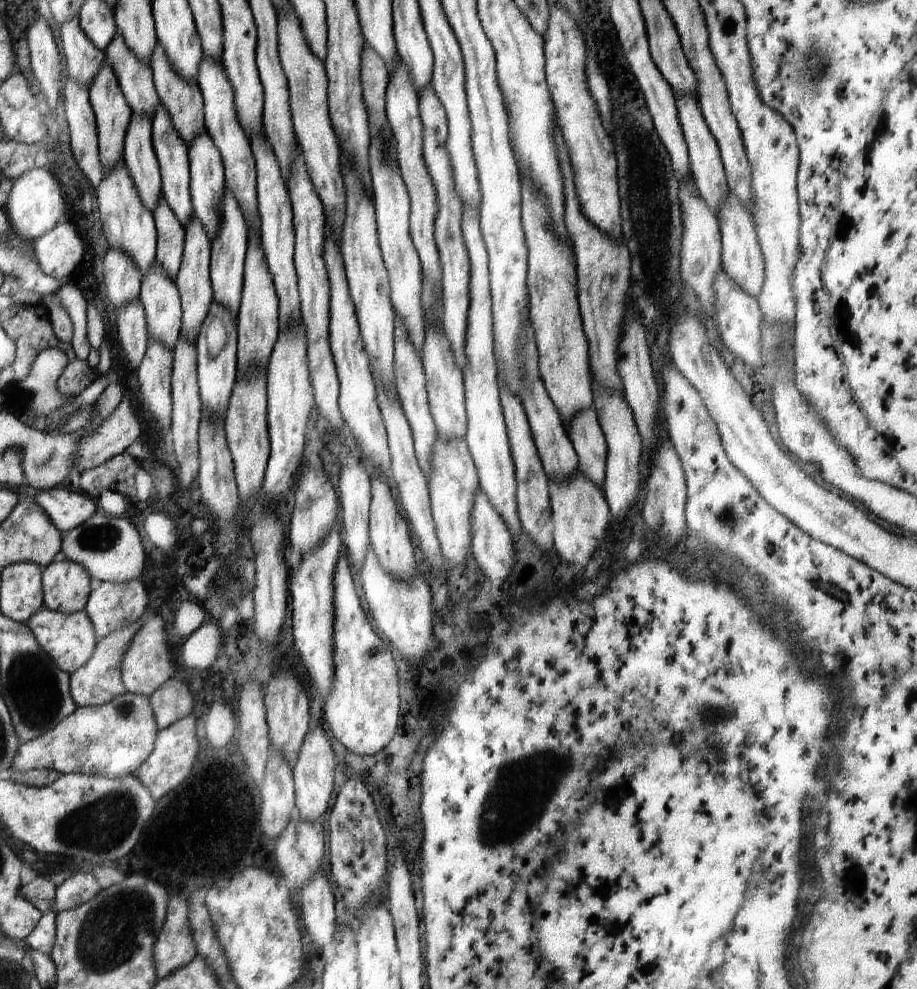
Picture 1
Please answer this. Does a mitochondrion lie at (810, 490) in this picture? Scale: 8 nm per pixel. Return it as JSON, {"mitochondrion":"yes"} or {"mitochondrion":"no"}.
{"mitochondrion":"no"}

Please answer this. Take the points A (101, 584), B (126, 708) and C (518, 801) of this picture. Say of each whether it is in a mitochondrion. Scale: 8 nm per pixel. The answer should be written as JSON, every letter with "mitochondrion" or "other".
{"A":"other","B":"mitochondrion","C":"mitochondrion"}

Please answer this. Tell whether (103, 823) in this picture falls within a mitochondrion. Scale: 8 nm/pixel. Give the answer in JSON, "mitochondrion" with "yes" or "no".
{"mitochondrion":"yes"}

